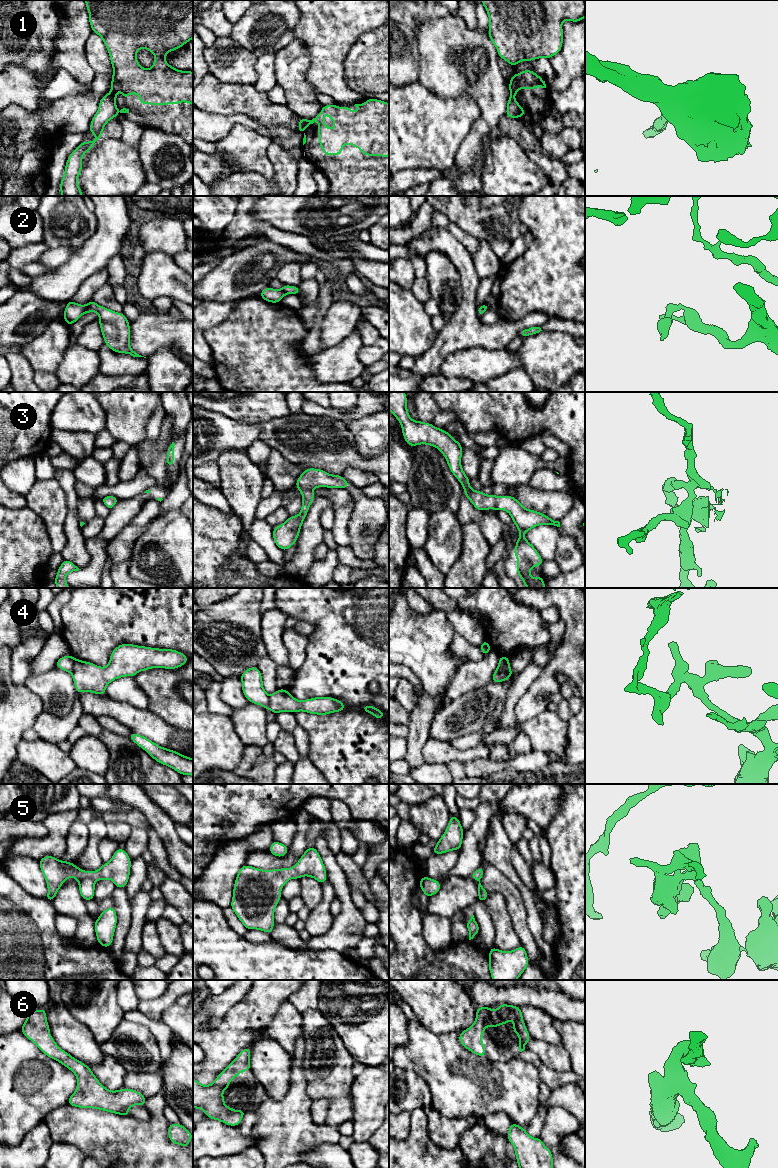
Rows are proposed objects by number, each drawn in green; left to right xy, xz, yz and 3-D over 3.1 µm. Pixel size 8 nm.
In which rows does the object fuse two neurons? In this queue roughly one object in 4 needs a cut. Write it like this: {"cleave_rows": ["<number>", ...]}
{"cleave_rows": ["1", "2", "4"]}

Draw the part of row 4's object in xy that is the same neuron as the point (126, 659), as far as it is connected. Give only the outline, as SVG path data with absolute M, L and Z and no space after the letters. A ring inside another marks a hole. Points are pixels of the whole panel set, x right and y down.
M121 644L114 648L110 655L109 664L106 667L76 659L72 670L72 678L76 691L92 692L99 695L106 695L106 686L117 678L124 676L134 677L140 671L146 671L151 668L176 669L188 662L188 657L181 652L173 649L150 648L133 644Z

